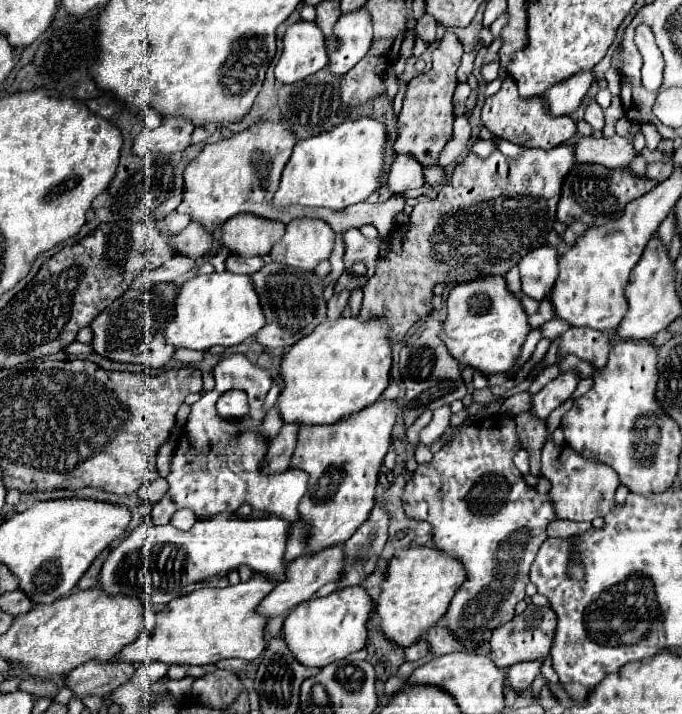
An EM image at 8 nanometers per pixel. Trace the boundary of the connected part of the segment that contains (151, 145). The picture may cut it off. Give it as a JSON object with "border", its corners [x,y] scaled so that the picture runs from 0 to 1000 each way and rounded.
{"border":[[[239,165],[233,179],[221,182],[221,185],[210,185],[198,193],[195,216],[204,221],[216,221],[224,213],[236,213],[236,216],[268,213],[280,199],[283,182],[286,182],[286,176],[274,168]]]}

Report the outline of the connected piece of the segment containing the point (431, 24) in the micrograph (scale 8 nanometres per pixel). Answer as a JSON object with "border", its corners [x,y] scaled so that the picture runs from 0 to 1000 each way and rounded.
{"border":[[[617,22],[614,28],[611,28],[611,36],[609,36],[609,48],[611,48],[611,53],[617,53],[623,62],[632,62],[632,59],[638,59],[638,39],[641,39],[641,34],[638,34],[638,28],[632,28],[632,22]]]}

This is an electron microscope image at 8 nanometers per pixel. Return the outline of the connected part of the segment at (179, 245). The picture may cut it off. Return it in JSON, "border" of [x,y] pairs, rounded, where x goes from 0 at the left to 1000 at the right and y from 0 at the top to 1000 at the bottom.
{"border":[[[277,314],[265,328],[254,331],[248,336],[251,350],[257,359],[274,359],[274,361],[295,361],[309,347],[309,328],[301,325],[295,314]]]}

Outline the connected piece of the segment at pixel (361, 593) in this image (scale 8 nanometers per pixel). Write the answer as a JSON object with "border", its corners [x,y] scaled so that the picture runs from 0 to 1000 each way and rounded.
{"border":[[[529,821],[500,824],[477,838],[456,838],[435,846],[424,857],[415,871],[415,896],[421,899],[427,916],[433,919],[433,924],[438,924],[438,930],[474,936],[535,908],[544,852],[544,835]]]}

